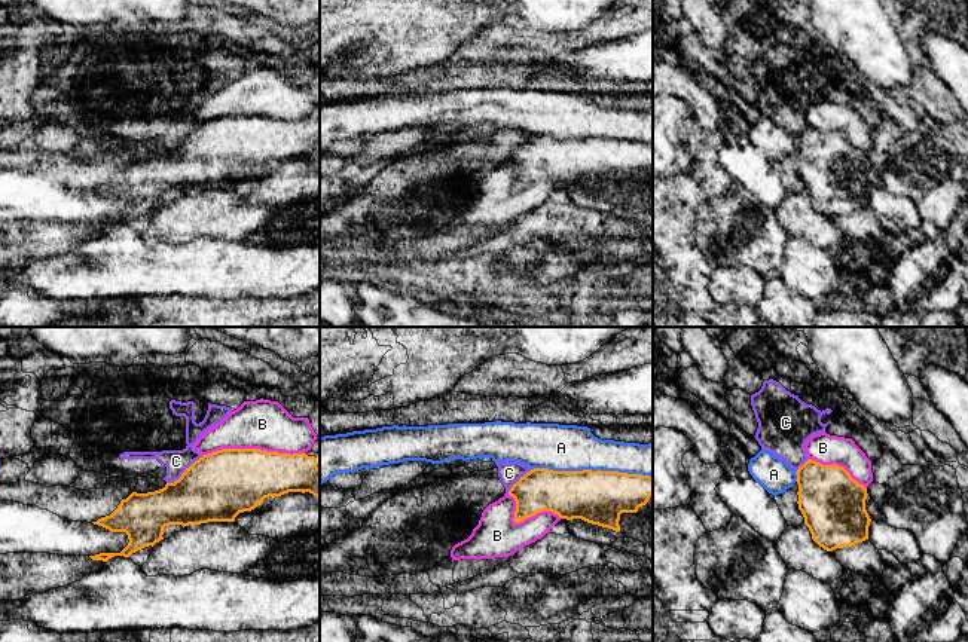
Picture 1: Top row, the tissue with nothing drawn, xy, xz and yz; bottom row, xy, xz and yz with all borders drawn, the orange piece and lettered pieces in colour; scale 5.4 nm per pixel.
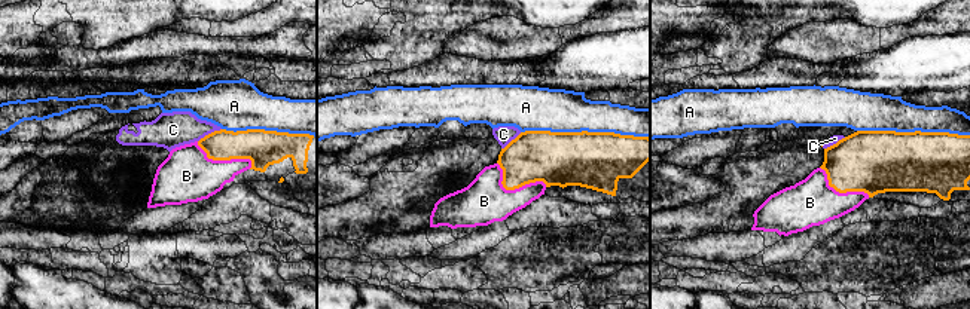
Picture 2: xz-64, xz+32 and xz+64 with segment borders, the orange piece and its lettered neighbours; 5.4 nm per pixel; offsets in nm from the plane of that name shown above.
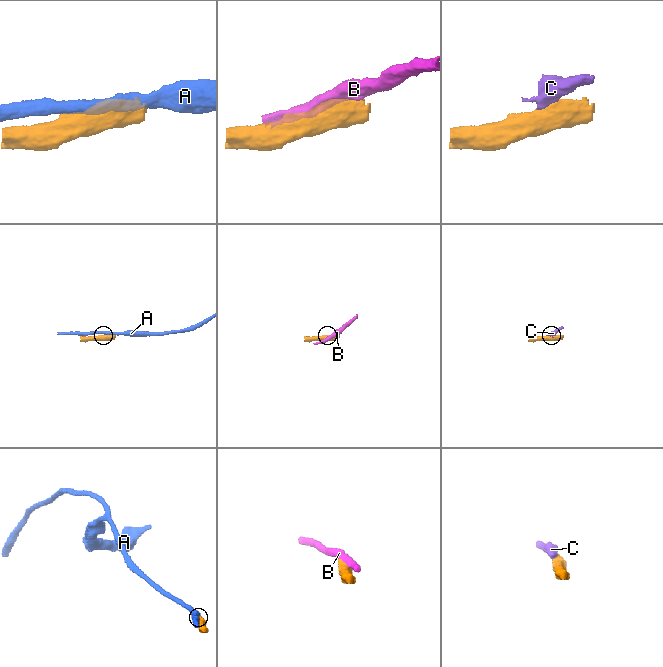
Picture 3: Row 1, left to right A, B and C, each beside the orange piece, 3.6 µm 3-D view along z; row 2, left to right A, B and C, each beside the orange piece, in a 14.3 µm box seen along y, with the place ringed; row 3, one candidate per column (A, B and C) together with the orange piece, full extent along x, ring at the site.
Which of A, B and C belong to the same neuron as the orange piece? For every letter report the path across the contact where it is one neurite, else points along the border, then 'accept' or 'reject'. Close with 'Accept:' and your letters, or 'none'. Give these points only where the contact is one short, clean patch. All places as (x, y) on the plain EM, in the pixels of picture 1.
A: reject
B: reject
C: border xy (204, 122), (177, 146), (167, 150); reject
Accept: none

